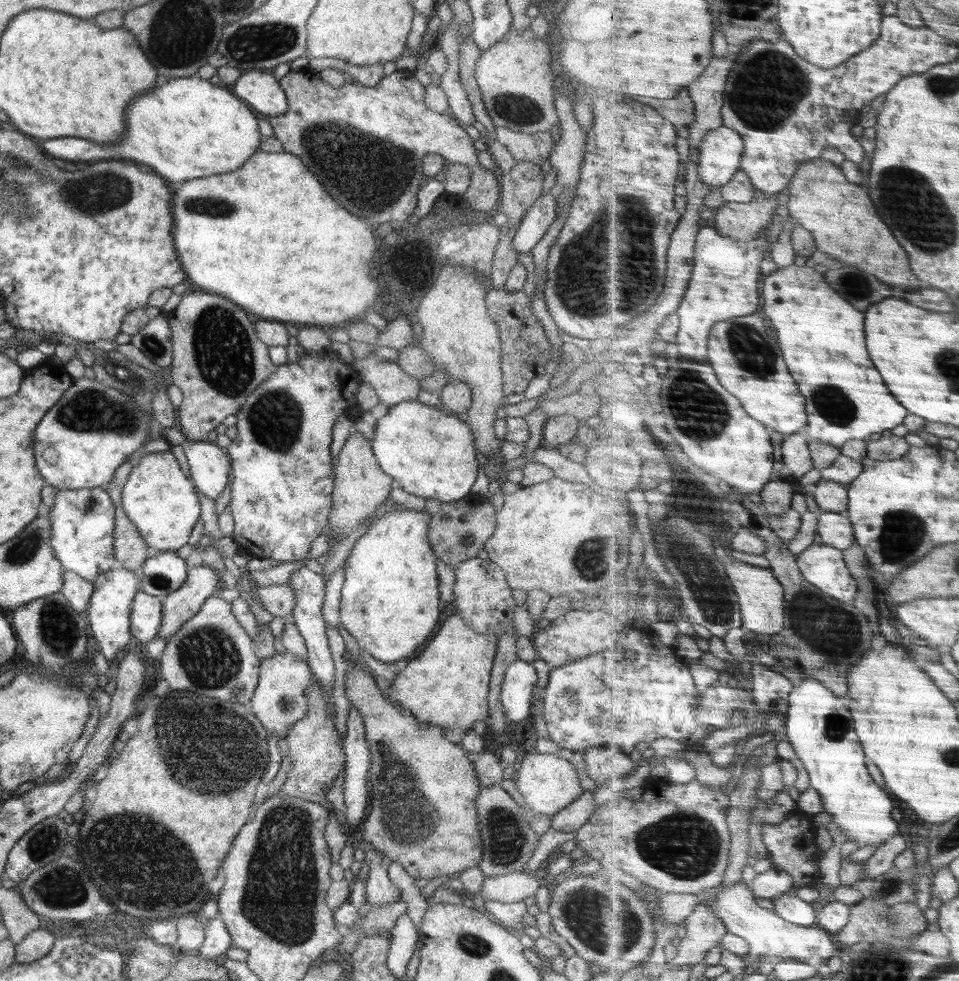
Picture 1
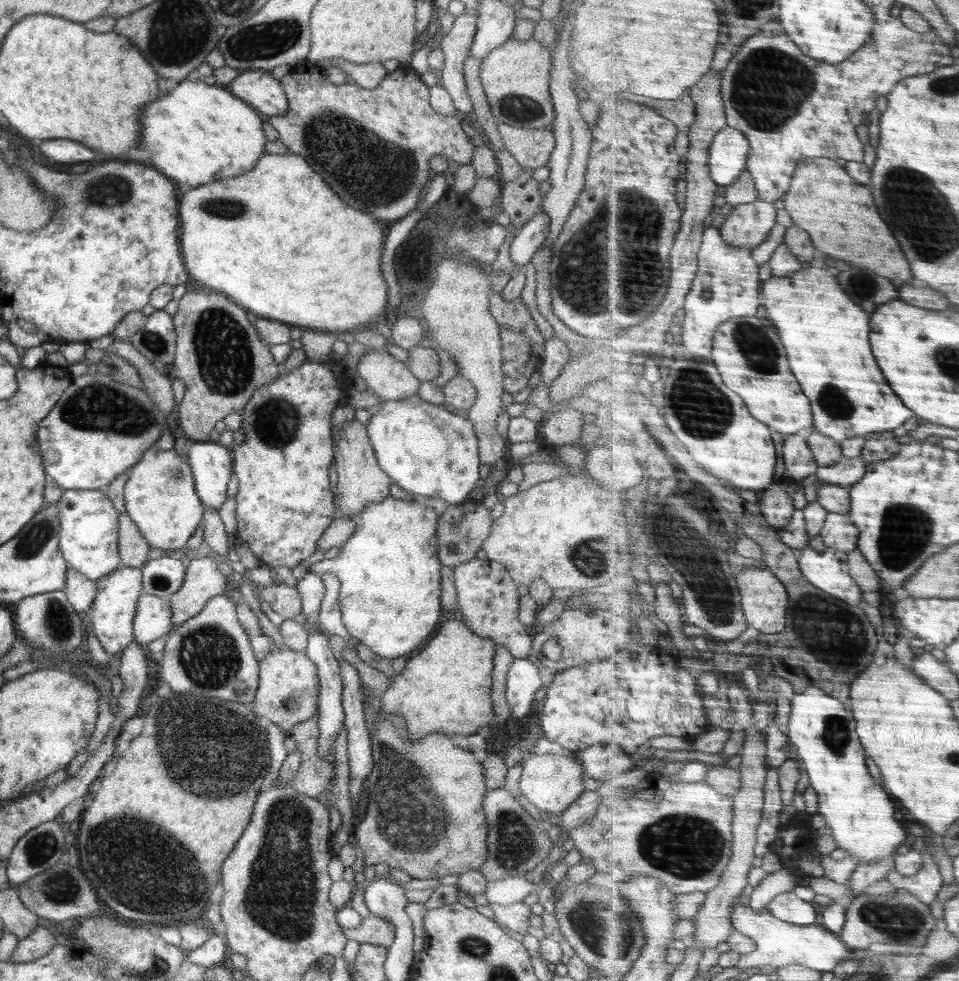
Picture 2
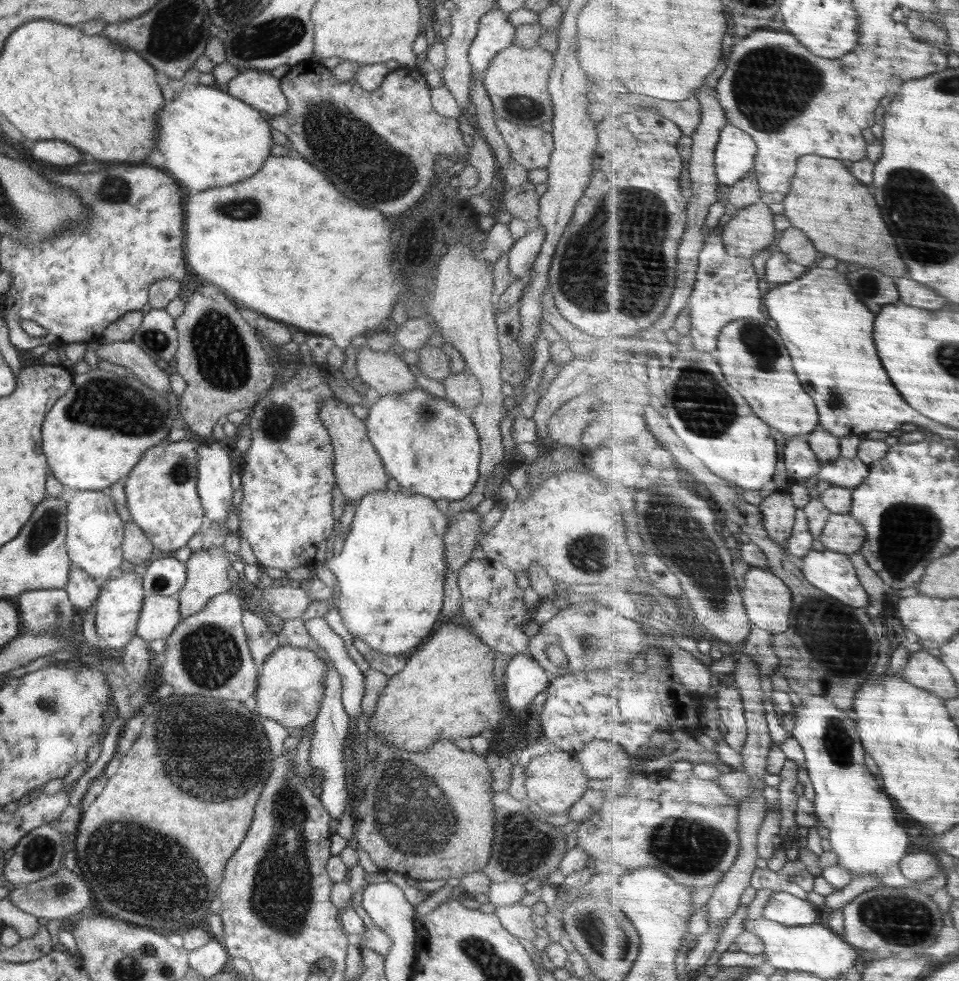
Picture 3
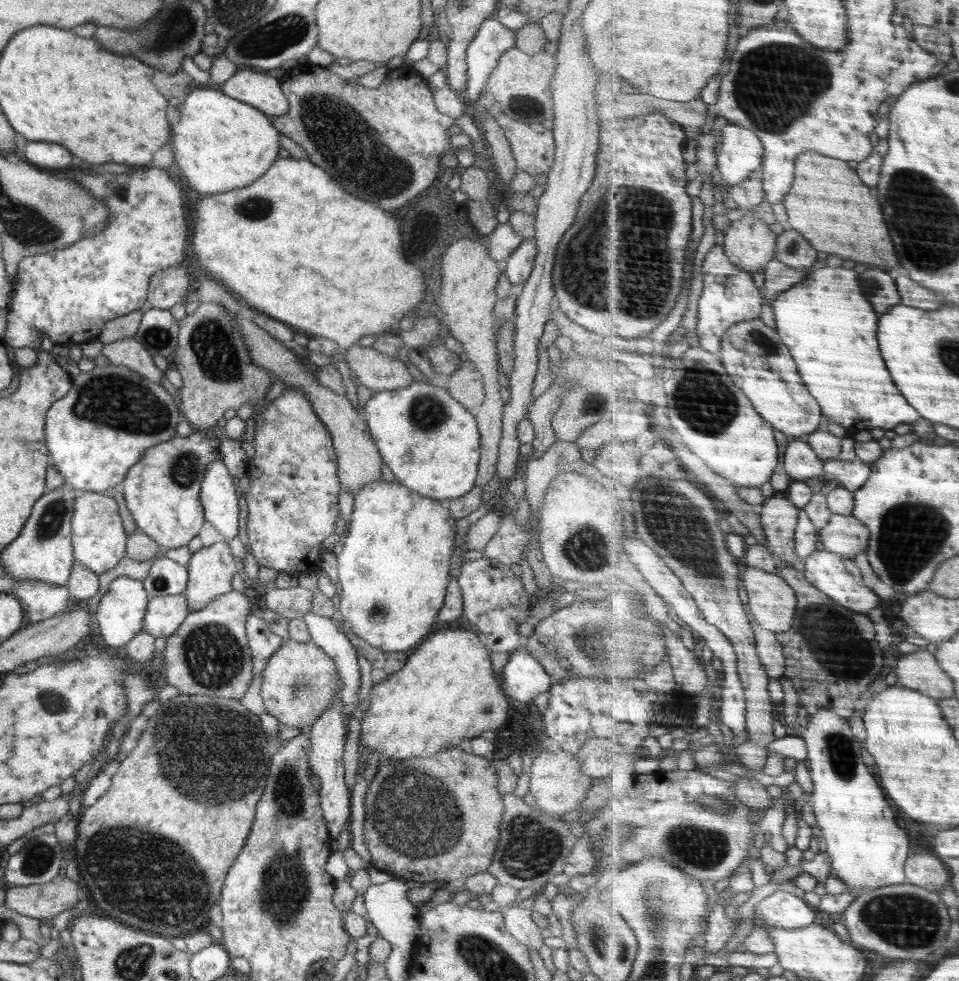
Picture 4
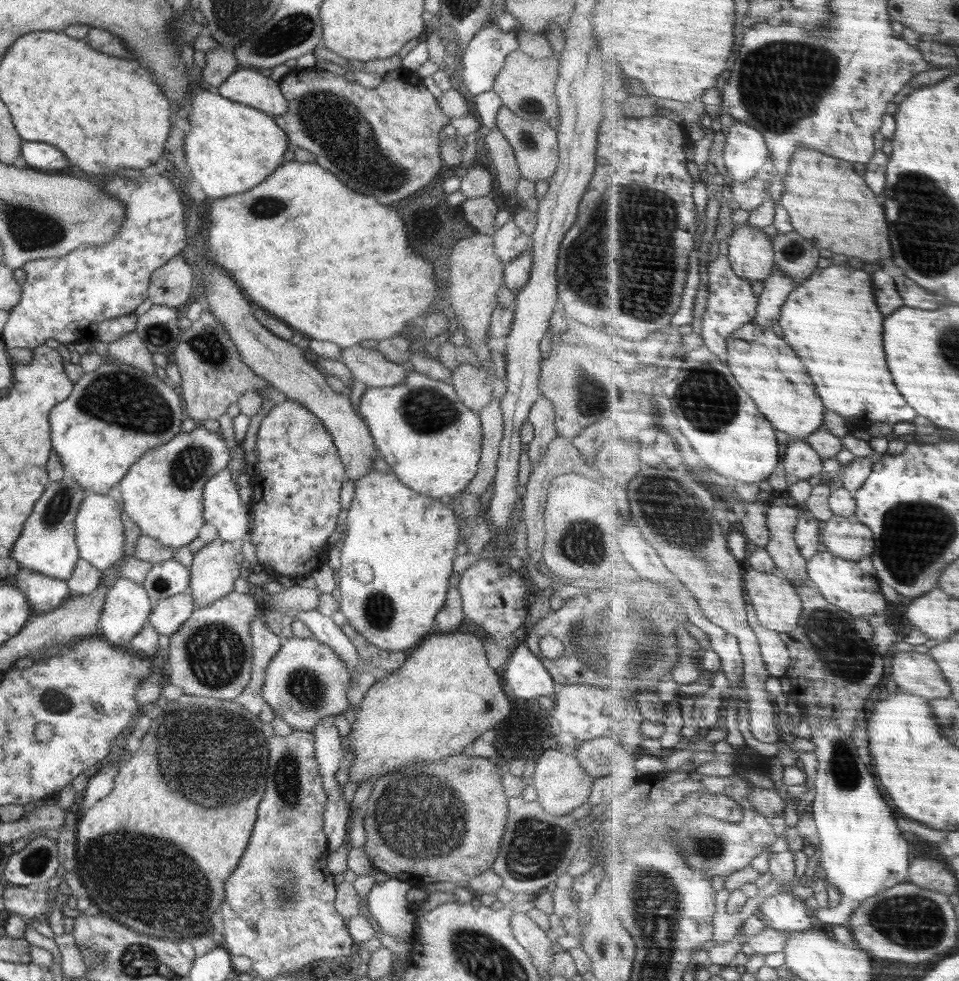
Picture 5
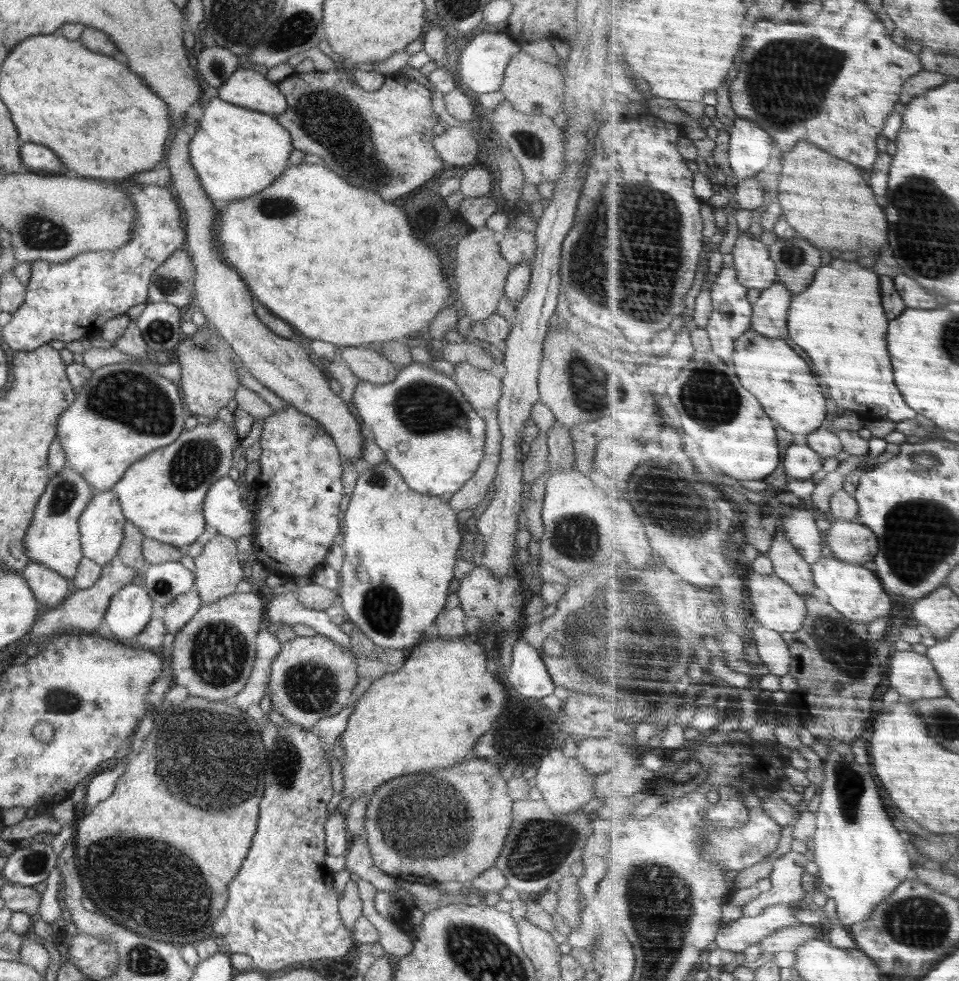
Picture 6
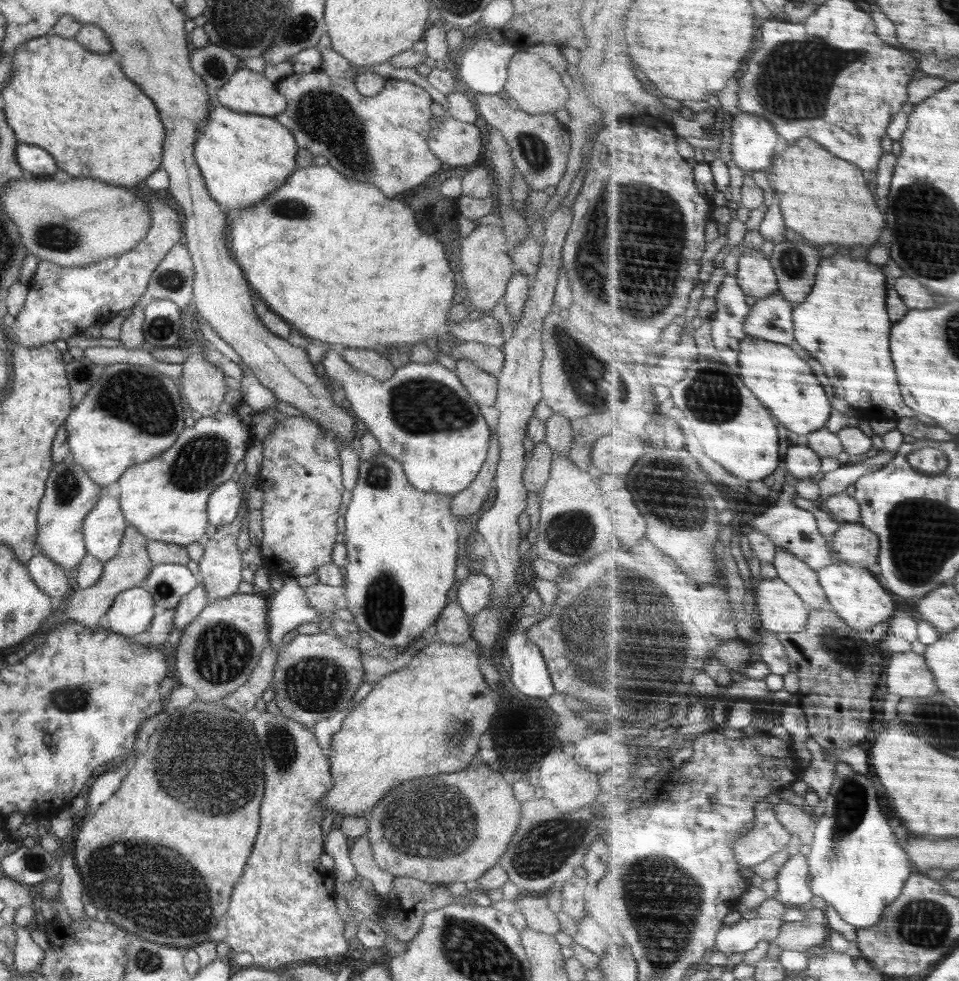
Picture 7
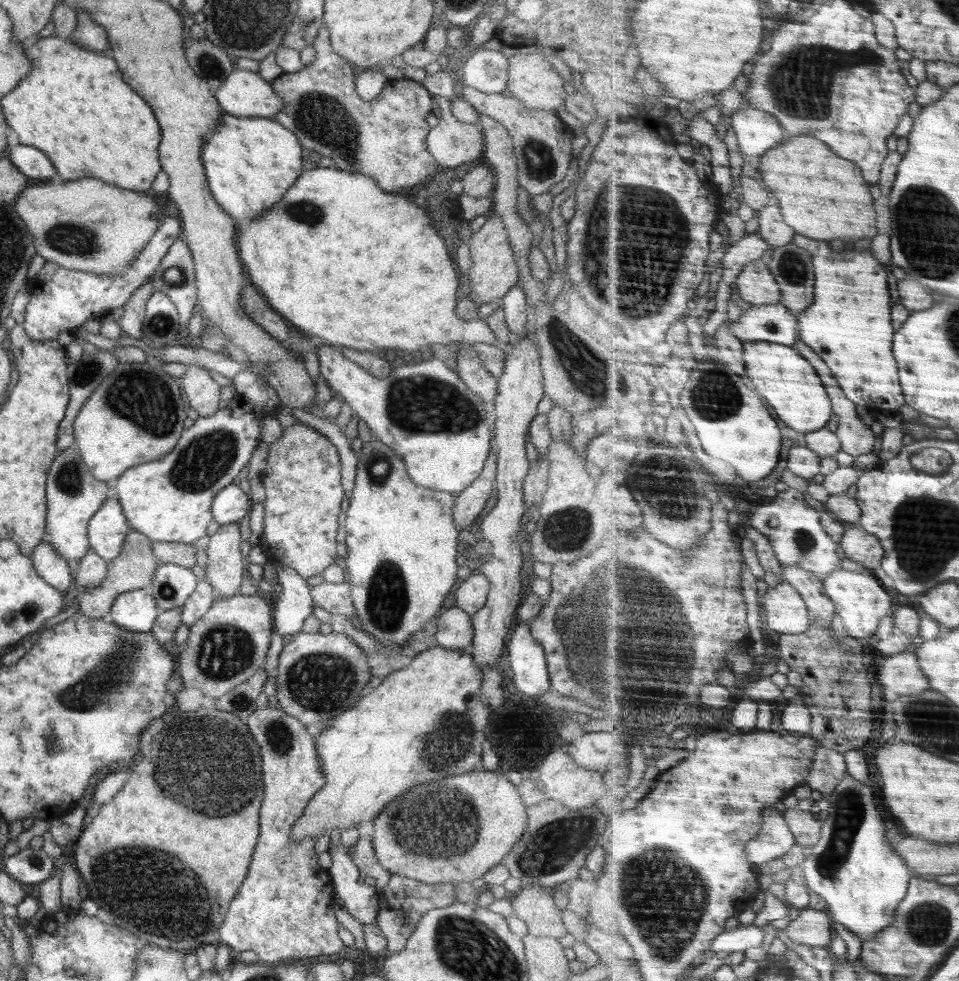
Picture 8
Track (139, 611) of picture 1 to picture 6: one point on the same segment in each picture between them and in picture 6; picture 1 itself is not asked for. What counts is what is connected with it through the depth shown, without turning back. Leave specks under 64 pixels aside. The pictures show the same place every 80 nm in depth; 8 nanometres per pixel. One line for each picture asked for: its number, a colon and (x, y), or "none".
2: (152, 620)
3: (159, 615)
4: (164, 614)
5: (168, 614)
6: (182, 608)

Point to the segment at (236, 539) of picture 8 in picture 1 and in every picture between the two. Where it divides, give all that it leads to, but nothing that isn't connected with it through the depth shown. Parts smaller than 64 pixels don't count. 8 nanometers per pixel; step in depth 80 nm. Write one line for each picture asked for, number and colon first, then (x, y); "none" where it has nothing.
1: (201, 582)
2: (203, 579)
3: (208, 571)
4: (211, 570)
5: (214, 571)
6: (218, 571)
7: (221, 564)

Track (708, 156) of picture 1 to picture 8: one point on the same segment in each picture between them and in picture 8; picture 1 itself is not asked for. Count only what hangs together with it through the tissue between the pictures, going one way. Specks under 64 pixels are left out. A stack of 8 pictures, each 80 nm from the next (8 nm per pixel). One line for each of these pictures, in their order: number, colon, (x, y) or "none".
2: (730, 153)
3: (737, 153)
4: (742, 153)
5: (747, 150)
6: (751, 147)
7: (755, 139)
8: (759, 131)

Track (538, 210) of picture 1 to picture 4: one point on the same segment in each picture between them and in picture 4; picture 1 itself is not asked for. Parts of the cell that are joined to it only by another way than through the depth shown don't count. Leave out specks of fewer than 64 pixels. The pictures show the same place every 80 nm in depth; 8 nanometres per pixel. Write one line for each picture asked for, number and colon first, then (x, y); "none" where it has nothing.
2: (530, 237)
3: (522, 254)
4: (518, 266)

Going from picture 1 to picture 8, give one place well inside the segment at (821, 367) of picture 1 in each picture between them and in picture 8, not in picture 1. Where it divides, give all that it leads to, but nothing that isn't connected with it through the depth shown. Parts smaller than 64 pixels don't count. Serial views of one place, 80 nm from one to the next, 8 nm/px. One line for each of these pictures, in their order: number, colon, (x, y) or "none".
2: (827, 334)
3: (835, 353)
4: (838, 350)
5: (844, 346)
6: (849, 342)
7: (849, 331)
8: (850, 326)

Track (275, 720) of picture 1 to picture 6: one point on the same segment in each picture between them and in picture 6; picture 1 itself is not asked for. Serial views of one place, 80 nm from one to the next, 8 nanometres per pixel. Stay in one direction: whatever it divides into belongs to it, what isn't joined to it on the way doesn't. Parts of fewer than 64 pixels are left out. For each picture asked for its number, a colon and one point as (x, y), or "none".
2: (287, 694)
3: (291, 683)
4: (299, 681)
5: (306, 680)
6: (311, 677)

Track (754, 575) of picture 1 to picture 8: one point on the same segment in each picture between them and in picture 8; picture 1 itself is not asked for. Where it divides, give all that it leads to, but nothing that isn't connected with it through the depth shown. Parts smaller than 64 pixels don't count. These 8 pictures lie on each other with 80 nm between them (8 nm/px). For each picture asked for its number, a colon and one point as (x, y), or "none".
2: (766, 599)
3: (769, 600)
4: (774, 602)
5: (779, 605)
6: (778, 605)
7: (780, 608)
8: (785, 610)

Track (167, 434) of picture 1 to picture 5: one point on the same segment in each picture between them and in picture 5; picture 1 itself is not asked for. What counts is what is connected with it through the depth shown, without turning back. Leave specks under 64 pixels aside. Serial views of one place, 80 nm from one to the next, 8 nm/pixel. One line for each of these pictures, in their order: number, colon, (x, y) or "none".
2: (211, 467)
3: (214, 488)
4: (218, 496)
5: (222, 506)

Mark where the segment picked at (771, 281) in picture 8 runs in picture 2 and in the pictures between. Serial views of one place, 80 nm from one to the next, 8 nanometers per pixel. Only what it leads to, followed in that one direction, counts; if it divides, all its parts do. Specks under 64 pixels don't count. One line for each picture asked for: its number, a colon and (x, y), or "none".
2: (750, 225)
3: (752, 229)
4: (750, 243)
5: (752, 252)
6: (756, 267)
7: (757, 275)

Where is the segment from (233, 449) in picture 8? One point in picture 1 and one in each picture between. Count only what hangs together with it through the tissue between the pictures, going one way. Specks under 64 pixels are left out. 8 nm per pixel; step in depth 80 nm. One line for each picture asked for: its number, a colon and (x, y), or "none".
1: (158, 498)
2: (160, 497)
3: (162, 499)
4: (162, 491)
5: (162, 492)
6: (163, 495)
7: (165, 499)

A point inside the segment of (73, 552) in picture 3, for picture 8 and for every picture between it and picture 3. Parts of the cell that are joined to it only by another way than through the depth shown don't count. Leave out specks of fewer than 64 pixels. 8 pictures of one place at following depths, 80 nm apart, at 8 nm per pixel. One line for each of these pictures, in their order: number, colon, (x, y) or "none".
4: (99, 540)
5: (100, 539)
6: (101, 524)
7: (104, 526)
8: (107, 529)

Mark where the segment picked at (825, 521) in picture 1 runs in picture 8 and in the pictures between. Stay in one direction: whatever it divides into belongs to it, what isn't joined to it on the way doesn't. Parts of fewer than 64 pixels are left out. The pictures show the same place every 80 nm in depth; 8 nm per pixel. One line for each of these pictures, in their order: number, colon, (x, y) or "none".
2: (840, 531)
3: (845, 533)
4: (847, 535)
5: (847, 537)
6: (851, 541)
7: (857, 545)
8: (867, 549)

